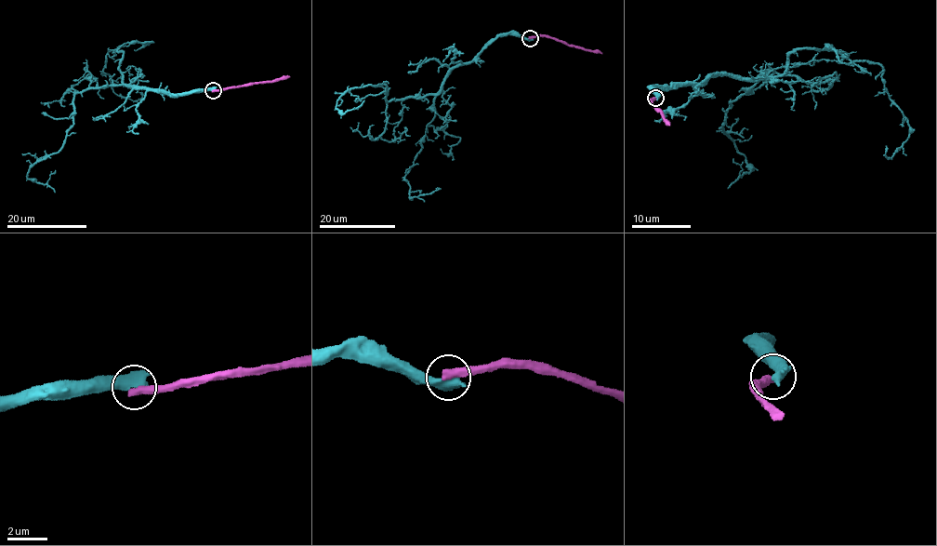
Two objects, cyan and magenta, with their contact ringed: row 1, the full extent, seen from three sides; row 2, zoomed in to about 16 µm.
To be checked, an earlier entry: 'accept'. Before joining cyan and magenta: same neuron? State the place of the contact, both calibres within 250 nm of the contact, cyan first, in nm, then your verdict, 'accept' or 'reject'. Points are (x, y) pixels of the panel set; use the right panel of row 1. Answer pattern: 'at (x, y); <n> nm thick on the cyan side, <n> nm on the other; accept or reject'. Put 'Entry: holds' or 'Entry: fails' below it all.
at (655, 98); 650 nm thick on the cyan side, 440 nm on the other; reject
Entry: fails

